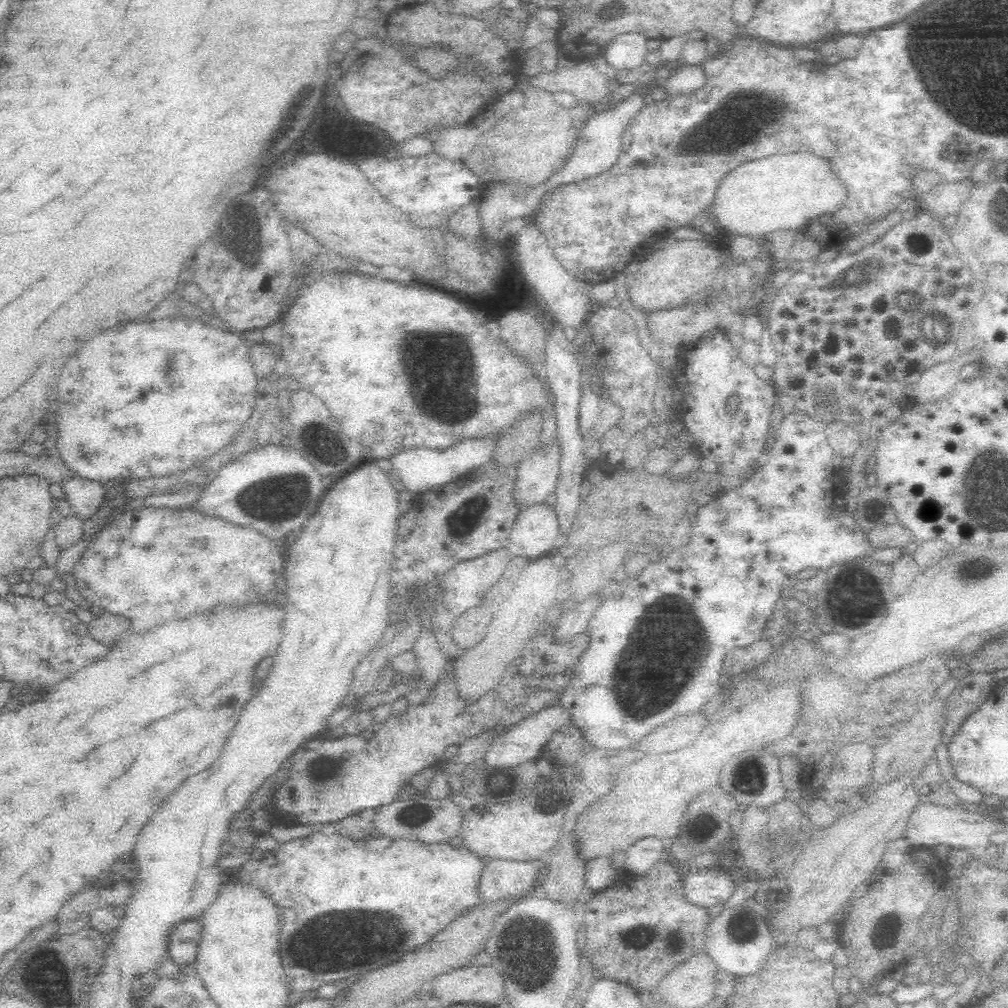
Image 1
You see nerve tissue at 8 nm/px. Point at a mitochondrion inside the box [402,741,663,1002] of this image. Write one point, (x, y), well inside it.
(527, 944)

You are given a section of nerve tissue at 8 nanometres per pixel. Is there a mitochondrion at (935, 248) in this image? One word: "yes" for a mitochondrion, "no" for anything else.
no

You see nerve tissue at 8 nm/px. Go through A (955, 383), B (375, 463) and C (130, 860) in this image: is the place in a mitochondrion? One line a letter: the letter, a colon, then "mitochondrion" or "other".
A: other
B: other
C: other

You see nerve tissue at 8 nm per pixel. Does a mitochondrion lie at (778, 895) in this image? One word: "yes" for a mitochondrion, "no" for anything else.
no

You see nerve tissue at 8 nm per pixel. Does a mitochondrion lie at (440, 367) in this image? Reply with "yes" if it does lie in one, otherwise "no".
yes

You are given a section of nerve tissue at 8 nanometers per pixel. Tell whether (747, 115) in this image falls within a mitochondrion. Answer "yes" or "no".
yes

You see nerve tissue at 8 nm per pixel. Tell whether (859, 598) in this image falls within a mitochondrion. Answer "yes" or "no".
yes

